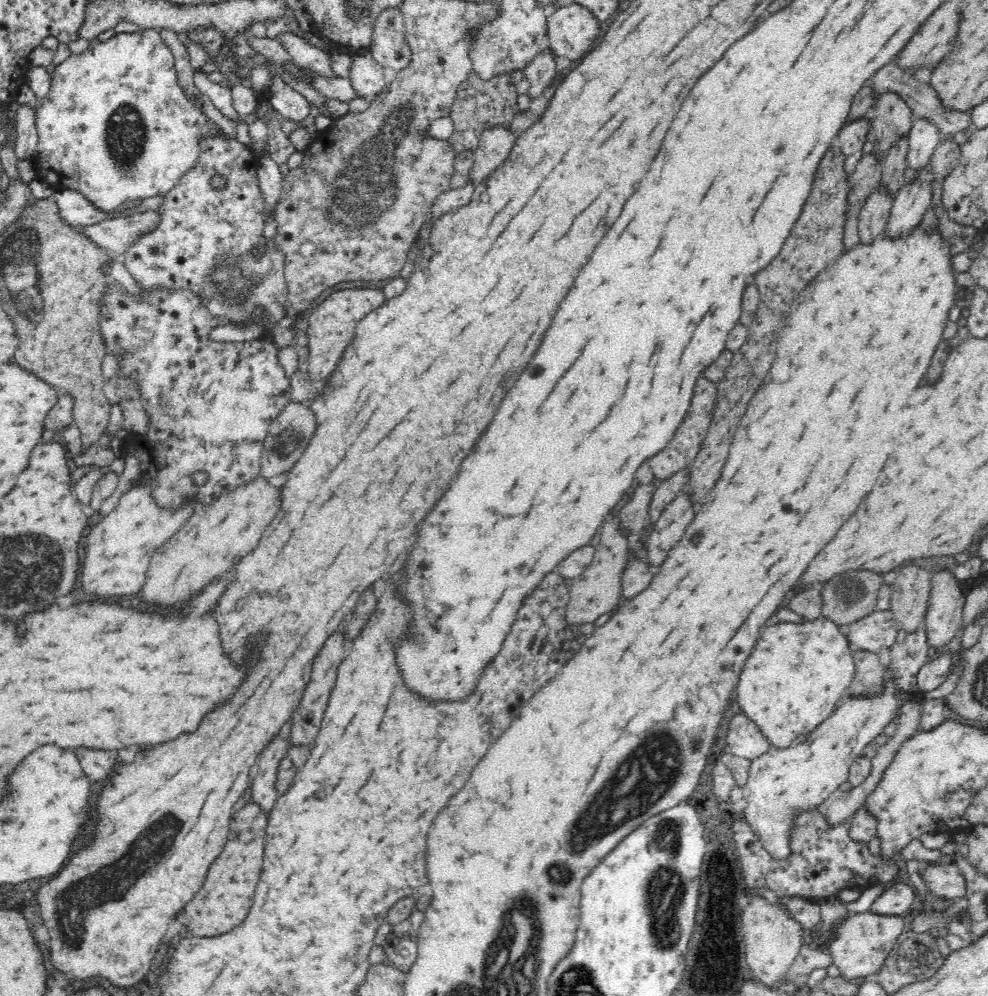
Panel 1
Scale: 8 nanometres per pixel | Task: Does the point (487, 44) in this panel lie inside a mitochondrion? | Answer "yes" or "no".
yes

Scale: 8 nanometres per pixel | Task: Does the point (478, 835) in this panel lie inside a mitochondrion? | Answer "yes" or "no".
no

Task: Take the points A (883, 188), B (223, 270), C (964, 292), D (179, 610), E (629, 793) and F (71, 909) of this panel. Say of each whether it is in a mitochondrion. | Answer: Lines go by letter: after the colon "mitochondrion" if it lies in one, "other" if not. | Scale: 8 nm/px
A: other
B: mitochondrion
C: other
D: other
E: mitochondrion
F: mitochondrion

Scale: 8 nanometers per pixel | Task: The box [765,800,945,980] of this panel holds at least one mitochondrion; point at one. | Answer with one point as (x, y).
(913, 958)

